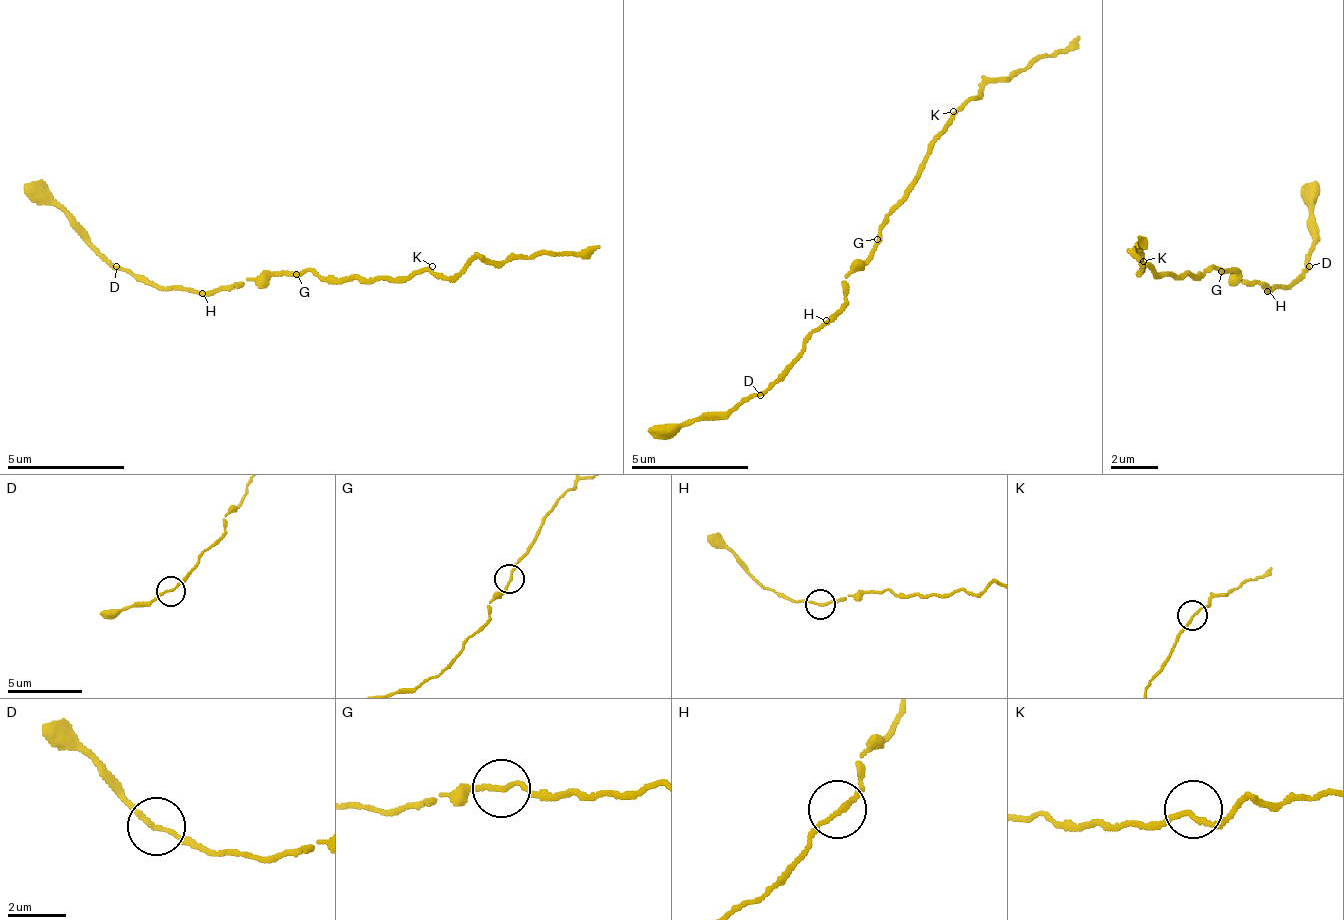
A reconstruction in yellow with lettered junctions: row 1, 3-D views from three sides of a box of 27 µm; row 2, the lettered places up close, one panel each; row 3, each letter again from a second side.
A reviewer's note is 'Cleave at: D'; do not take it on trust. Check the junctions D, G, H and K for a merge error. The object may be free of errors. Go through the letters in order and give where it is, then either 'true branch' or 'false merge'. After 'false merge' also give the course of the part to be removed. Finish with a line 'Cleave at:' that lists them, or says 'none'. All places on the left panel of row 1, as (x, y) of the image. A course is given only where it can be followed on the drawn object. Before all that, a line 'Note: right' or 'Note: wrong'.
Note: right
D: place (116, 266); false merge; course (116, 265), (56, 206), (22, 183)
G: place (296, 274); true branch
H: place (202, 293); true branch
K: place (432, 266); true branch
Cleave at: D

